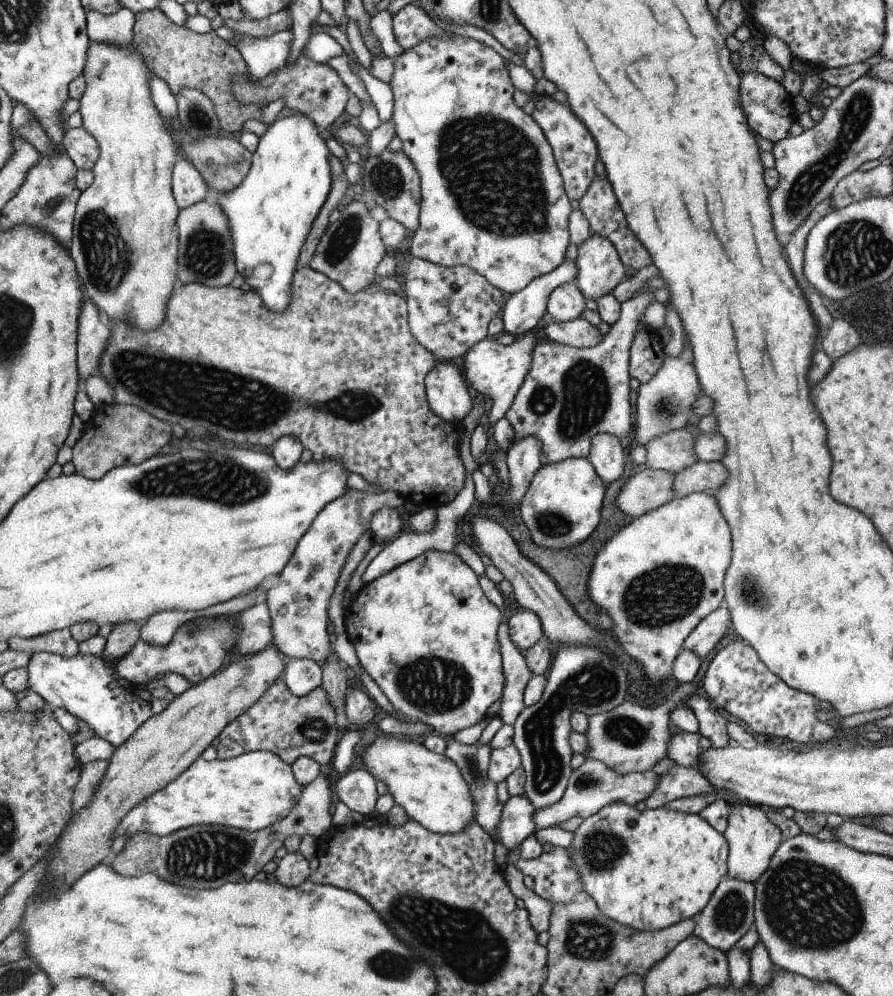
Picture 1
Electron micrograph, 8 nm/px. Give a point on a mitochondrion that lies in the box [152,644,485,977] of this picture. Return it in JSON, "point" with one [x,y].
{"point":[208,855]}

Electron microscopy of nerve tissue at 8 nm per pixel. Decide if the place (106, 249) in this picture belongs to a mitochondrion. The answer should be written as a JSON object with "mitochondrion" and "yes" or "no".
{"mitochondrion":"yes"}

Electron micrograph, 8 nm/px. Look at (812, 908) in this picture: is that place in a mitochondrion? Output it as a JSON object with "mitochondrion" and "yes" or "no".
{"mitochondrion":"yes"}

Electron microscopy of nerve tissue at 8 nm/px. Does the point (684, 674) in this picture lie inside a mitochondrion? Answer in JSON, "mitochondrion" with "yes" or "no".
{"mitochondrion":"no"}

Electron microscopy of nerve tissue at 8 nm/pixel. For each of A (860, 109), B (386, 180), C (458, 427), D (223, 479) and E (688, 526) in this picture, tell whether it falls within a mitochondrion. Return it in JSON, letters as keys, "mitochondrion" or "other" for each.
{"A":"mitochondrion","B":"mitochondrion","C":"other","D":"mitochondrion","E":"other"}

